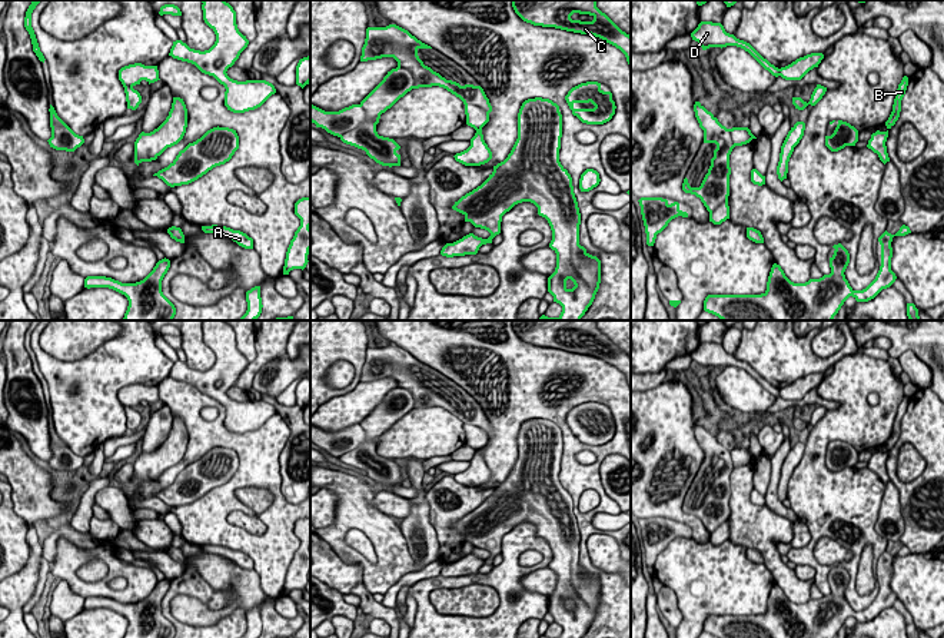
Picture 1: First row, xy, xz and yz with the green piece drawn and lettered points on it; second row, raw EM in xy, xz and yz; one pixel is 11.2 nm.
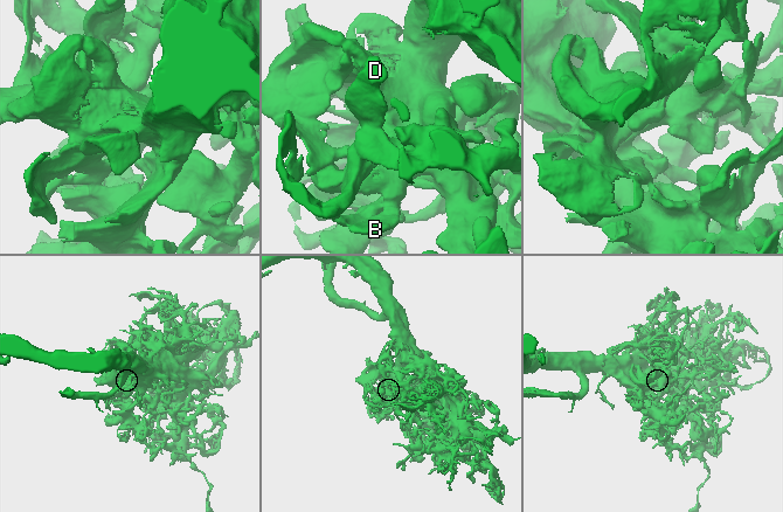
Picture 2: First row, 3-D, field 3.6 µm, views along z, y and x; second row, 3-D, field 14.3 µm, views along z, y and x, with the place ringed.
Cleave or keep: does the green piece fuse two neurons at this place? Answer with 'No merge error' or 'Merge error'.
No merge error

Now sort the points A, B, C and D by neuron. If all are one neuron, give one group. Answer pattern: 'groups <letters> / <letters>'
groups A B C D

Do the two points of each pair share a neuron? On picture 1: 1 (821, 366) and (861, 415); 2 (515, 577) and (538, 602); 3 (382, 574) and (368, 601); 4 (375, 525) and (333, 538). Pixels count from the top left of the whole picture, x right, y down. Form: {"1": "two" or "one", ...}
{"1": "two", "2": "one", "3": "two", "4": "one"}

